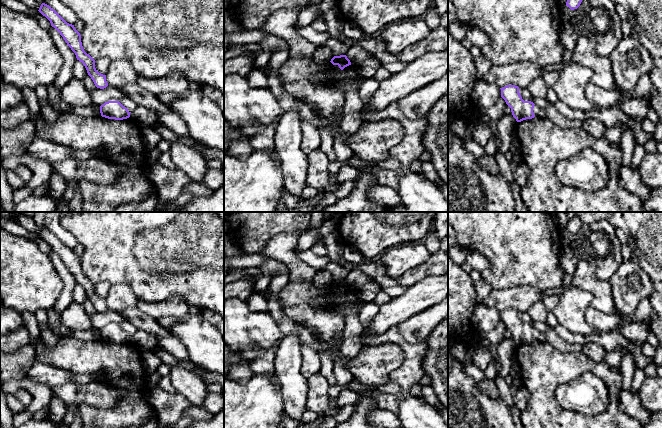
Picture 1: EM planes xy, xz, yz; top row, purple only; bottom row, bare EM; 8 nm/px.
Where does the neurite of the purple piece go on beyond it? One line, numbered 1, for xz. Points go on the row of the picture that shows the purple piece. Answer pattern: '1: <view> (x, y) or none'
1: none

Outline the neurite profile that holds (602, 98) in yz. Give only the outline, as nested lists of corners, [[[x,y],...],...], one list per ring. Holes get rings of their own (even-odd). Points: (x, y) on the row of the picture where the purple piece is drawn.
[[[593,82],[586,85],[585,95],[594,104],[594,107],[598,109],[619,106],[624,97],[617,89],[604,89],[595,85]]]

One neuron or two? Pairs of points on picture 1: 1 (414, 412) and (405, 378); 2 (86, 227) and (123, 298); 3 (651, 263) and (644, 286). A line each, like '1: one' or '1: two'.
1: two
2: two
3: two

